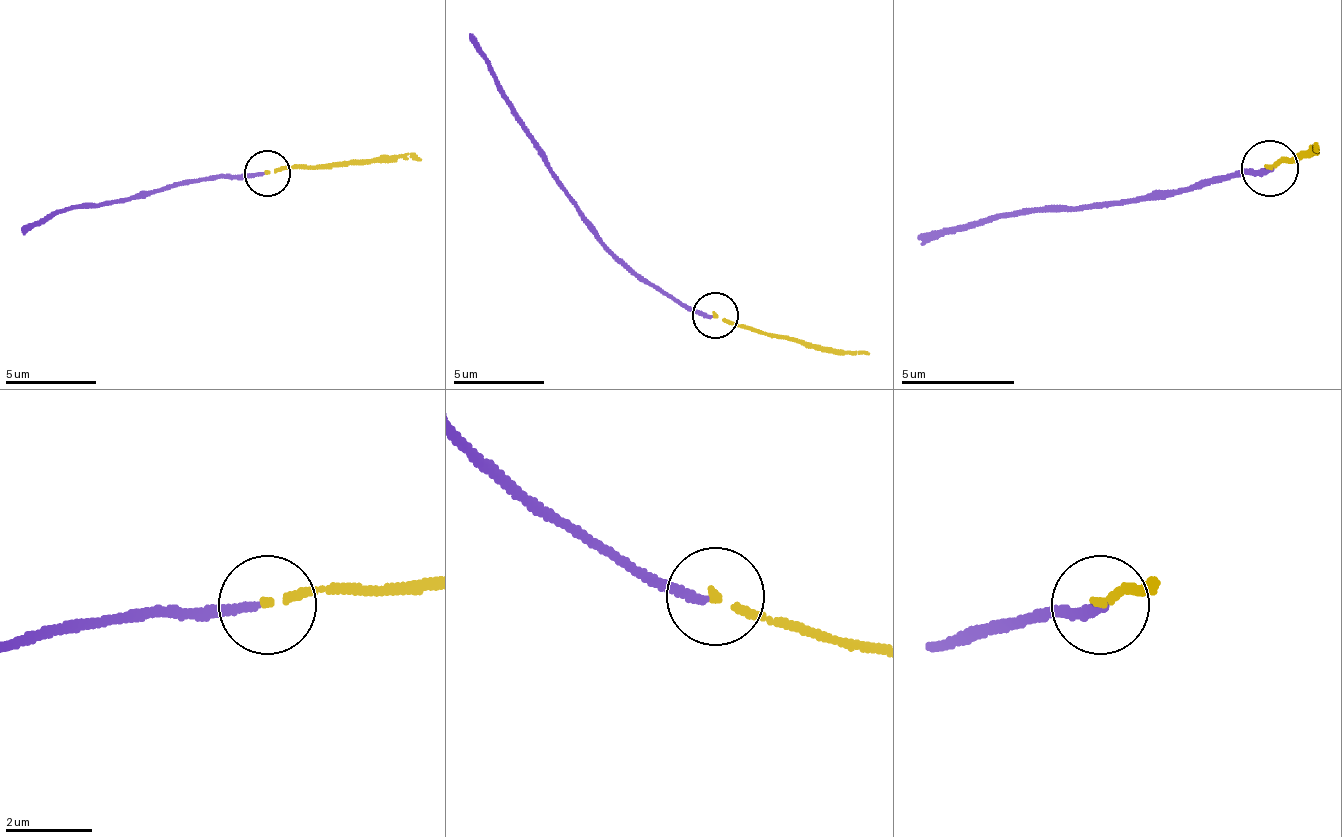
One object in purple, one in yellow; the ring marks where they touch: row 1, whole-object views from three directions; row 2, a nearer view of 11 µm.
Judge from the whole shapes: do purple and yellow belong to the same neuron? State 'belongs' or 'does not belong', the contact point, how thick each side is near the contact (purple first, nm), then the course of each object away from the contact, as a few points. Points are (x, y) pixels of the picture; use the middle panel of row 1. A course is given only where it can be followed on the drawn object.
does not belong; place (715, 315); calibres 200 and 170 nm; course purple (714, 314), (691, 314), (655, 291), (596, 232), (468, 32); course yellow (714, 314), (732, 323), (832, 350), (868, 355)

